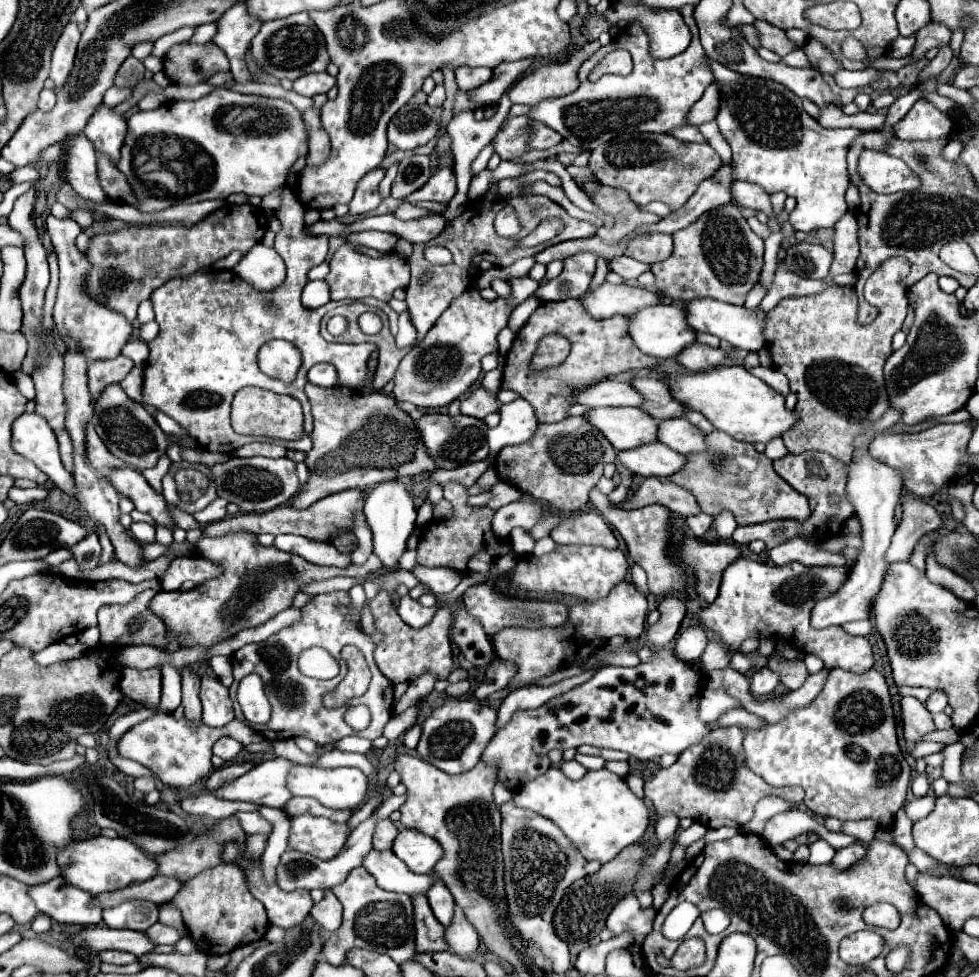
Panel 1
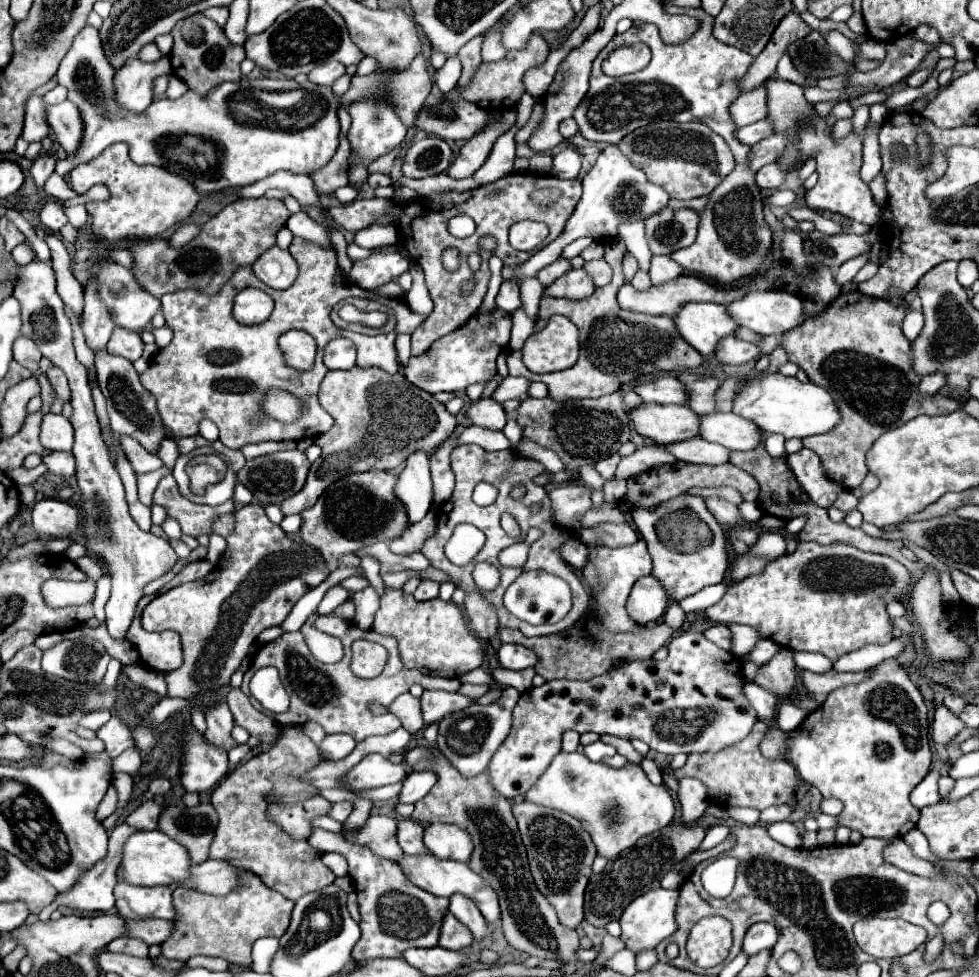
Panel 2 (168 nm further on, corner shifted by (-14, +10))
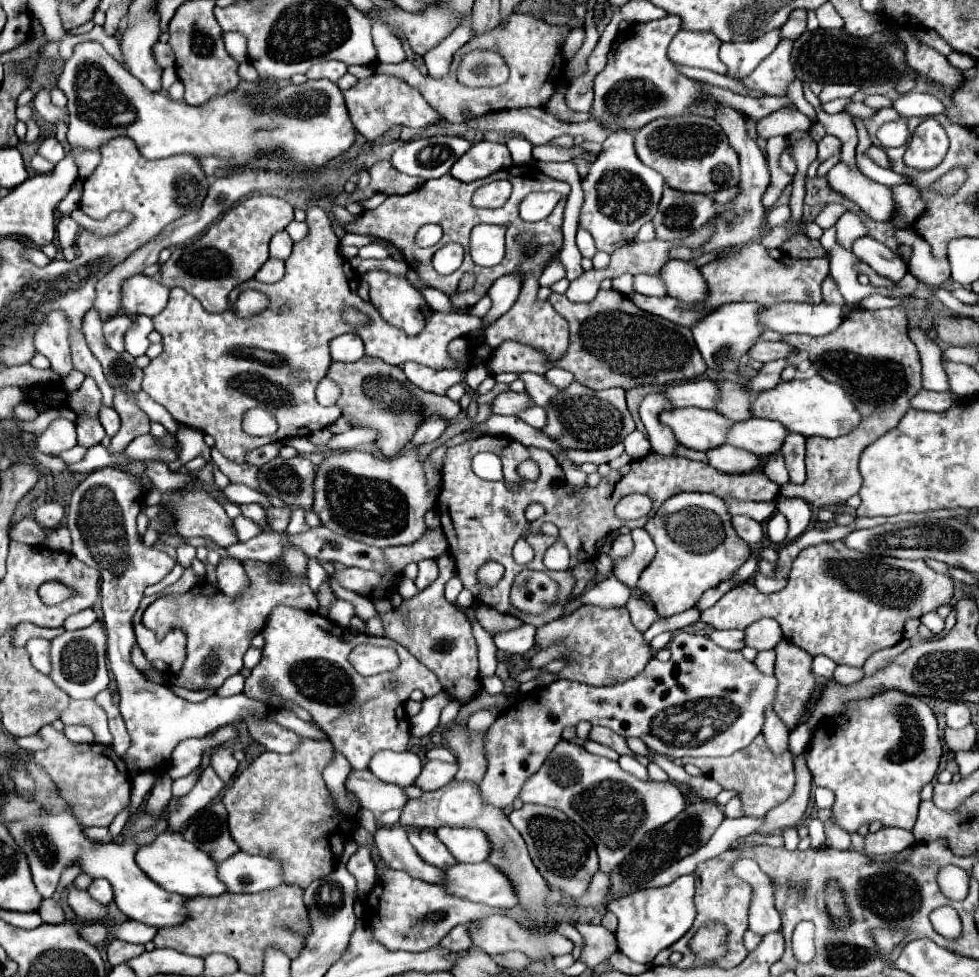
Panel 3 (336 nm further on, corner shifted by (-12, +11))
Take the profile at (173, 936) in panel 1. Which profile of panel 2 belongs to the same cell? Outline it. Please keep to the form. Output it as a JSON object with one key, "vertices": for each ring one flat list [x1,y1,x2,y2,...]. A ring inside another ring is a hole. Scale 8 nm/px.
{"vertices":[[160,919,126,921,126,937,142,939,148,945,160,945,170,937,172,927,174,927,172,921,160,921]]}

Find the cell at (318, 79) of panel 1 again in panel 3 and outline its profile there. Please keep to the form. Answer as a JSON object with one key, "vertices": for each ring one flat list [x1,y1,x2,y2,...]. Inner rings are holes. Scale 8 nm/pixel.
{"vertices":[[330,60,330,62,320,62,320,64,316,64,314,68,310,68,308,72,306,72,306,76,308,78,312,78,312,80,318,80,318,78,326,78,326,80,330,80,330,82,338,82,344,74,346,74,346,64,342,64,342,62,338,62,338,60]]}

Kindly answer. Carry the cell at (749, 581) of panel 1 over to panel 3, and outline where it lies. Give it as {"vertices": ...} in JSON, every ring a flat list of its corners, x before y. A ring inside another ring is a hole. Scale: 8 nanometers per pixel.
{"vertices":[[844,540,822,542,810,548,804,548,792,564,790,578,784,590,774,594,762,594,752,582,744,582,732,588,724,598,720,598,712,608,704,610,700,620,714,628,736,628,744,630,760,618,772,618,782,626,784,640,796,644,808,654,826,654,836,664,862,666,864,660,876,650,890,648,902,640,904,620,914,616,920,618,926,612,936,610,942,604,948,604,952,598,952,578,938,574,928,568,922,560,900,560,892,556,870,556,858,550,852,550]]}

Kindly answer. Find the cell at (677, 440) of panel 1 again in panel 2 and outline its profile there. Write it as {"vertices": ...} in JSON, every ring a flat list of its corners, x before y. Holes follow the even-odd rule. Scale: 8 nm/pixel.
{"vertices":[[712,413,702,417,700,437,732,451,756,449,764,441,760,427,736,413]]}

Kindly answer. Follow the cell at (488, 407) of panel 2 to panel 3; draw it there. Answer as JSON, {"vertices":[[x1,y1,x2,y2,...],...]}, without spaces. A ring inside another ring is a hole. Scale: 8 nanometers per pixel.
{"vertices":[[502,392,502,394,498,394,496,398,494,398,494,402,492,402,492,406,490,406,490,412,492,414,502,414,502,416,506,416,506,414,516,414,516,412,520,412,522,408,526,408,530,404,530,398,526,398,526,392,522,392,522,394,516,394,516,392]]}

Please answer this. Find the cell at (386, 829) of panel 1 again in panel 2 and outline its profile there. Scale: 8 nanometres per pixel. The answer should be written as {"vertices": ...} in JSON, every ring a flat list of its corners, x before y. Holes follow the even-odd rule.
{"vertices":[[412,819,398,821,398,843,406,855,428,855,428,847,422,841,424,825]]}

